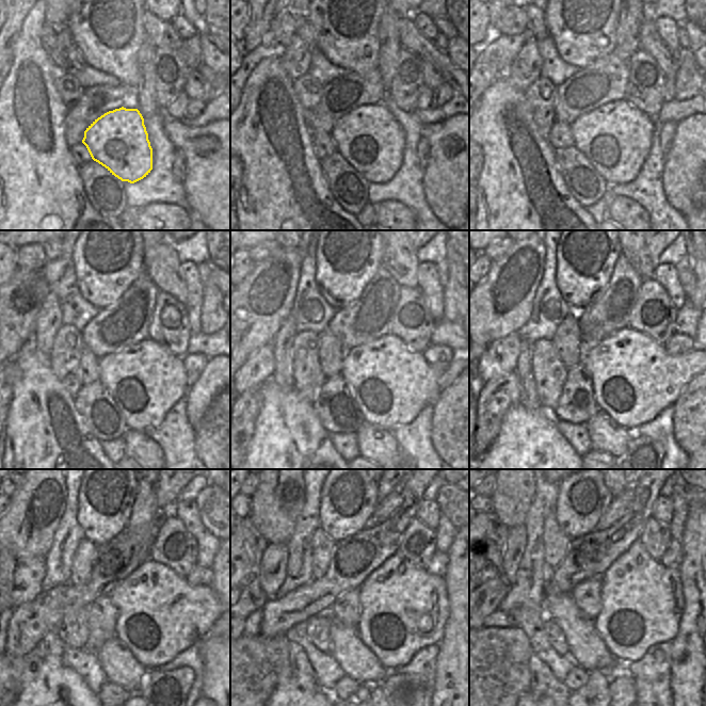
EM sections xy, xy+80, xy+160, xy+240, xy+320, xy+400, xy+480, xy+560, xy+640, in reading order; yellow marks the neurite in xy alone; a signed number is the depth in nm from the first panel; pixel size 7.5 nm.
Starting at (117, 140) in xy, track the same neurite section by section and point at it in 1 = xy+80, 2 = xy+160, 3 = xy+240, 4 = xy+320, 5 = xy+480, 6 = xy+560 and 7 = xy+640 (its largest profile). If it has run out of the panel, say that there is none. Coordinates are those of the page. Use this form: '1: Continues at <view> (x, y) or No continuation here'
1: Continues at xy+80 (369, 138)
2: Continues at xy+160 (615, 138)
3: Continues at xy+240 (145, 381)
4: Continues at xy+320 (390, 383)
5: Continues at xy+480 (160, 614)
6: Continues at xy+560 (402, 609)
7: Continues at xy+640 (641, 600).

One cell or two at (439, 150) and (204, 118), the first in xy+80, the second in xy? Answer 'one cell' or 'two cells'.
two cells

